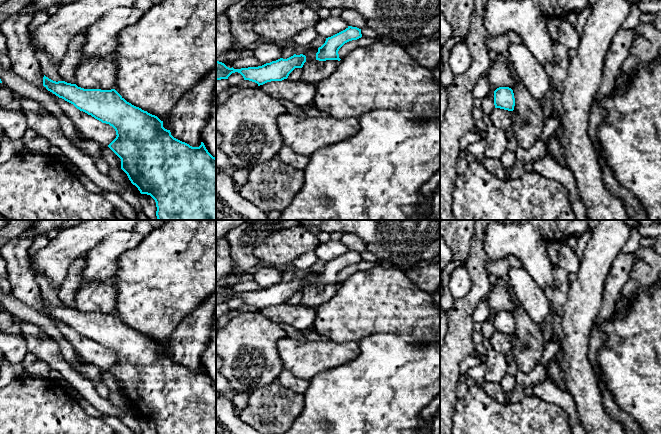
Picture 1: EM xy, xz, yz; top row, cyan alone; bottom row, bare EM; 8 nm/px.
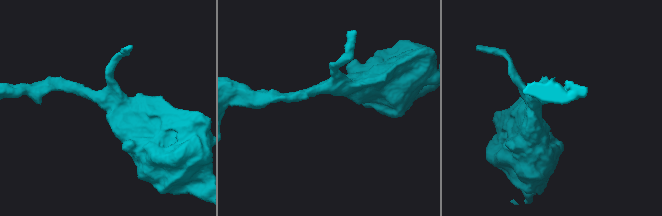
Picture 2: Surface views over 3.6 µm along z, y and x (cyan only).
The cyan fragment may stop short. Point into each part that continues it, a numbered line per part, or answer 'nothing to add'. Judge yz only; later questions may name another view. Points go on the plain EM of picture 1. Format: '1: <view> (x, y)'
nothing to add

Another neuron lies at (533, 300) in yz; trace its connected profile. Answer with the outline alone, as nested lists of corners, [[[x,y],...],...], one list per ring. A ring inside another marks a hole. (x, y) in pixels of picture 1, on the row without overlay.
[[[510,268],[509,284],[521,308],[537,324],[541,324],[552,314],[545,291],[541,289],[523,268]]]

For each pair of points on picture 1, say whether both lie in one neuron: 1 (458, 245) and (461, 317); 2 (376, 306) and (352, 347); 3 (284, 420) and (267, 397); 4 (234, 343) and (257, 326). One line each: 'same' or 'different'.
1: different
2: different
3: same
4: same

